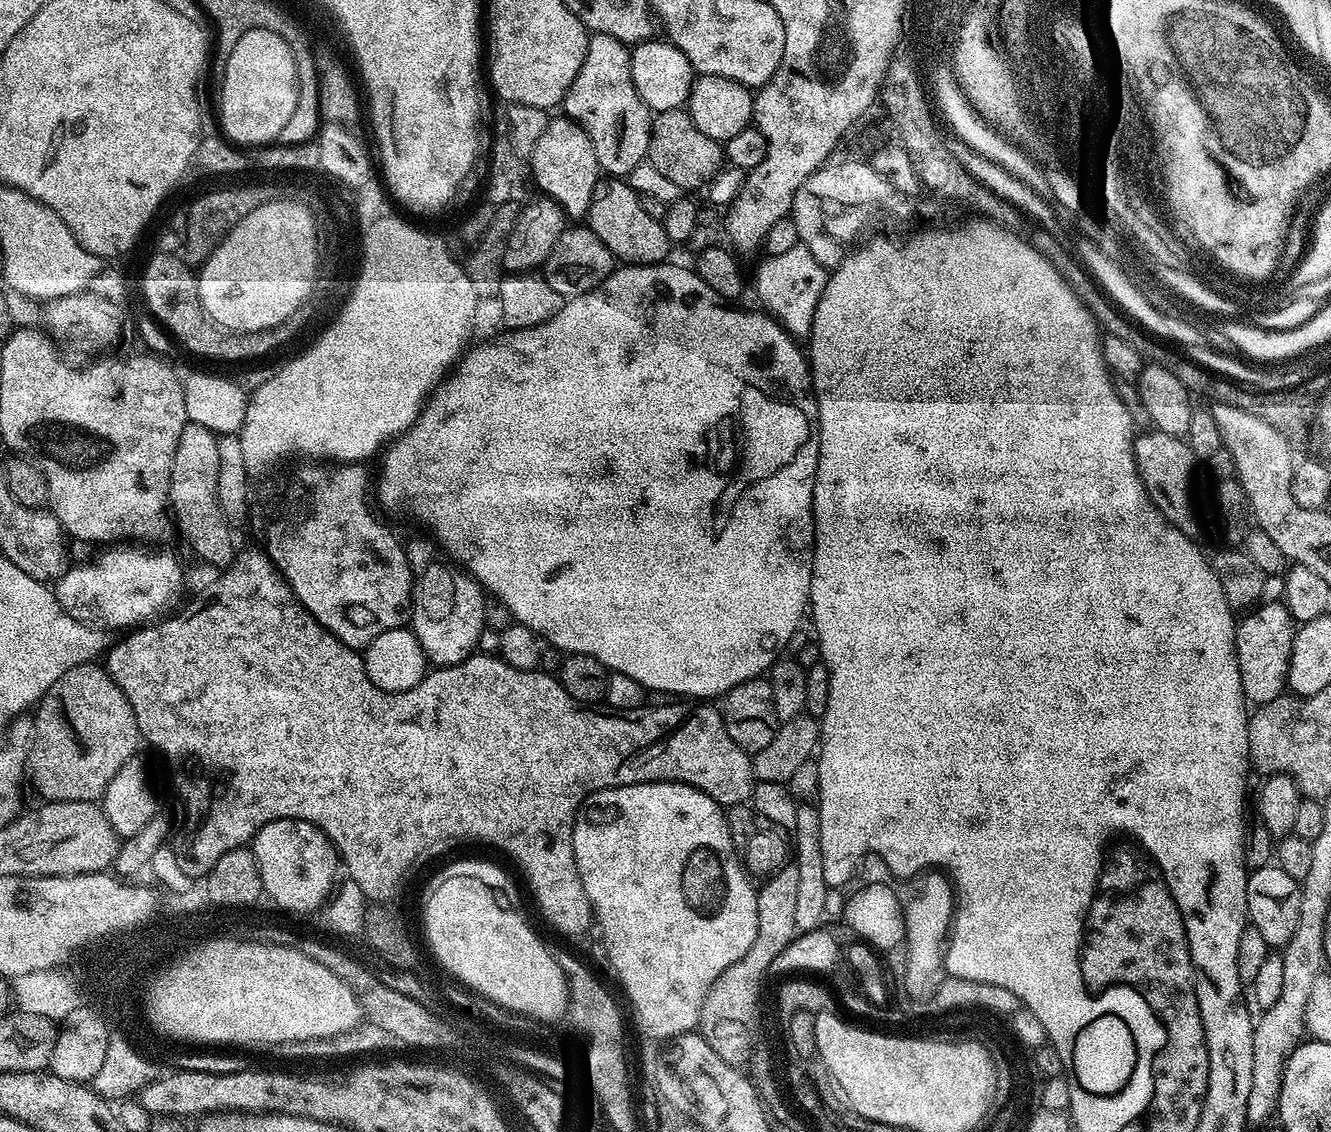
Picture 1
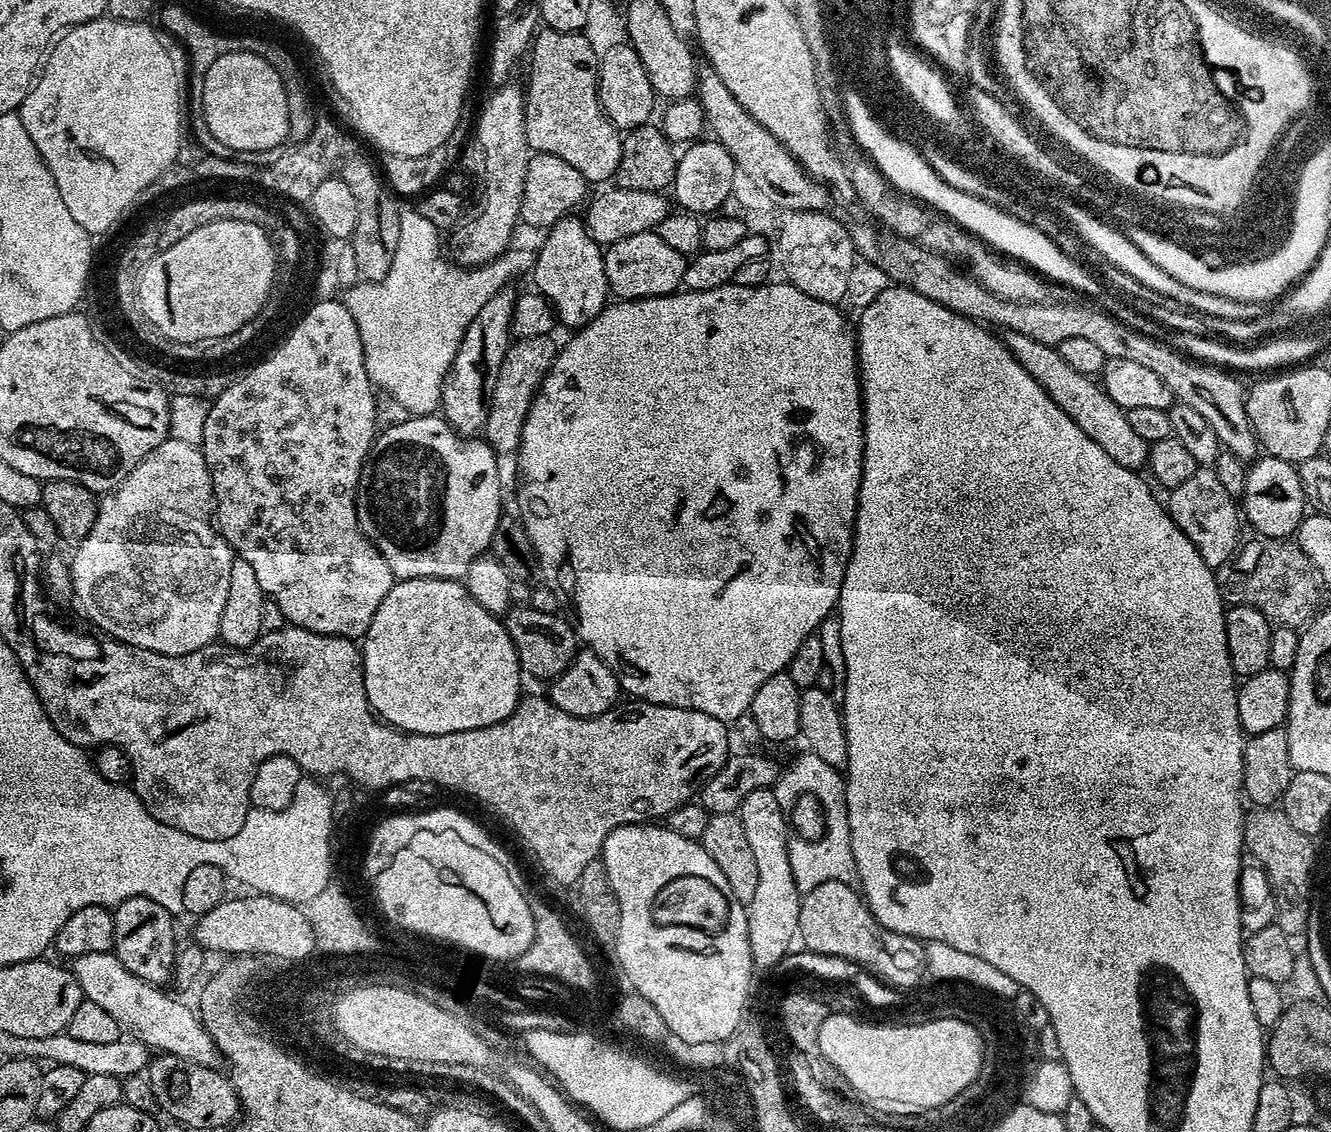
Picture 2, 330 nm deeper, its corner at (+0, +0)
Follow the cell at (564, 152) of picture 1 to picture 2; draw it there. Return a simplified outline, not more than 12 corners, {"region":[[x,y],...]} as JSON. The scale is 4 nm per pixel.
{"region":[[576,214],[547,229],[530,279],[568,330],[609,303],[601,245]]}

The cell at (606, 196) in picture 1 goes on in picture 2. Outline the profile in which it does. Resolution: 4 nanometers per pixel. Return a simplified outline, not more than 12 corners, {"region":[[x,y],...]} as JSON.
{"region":[[655,230],[607,245],[608,291],[668,296],[688,260]]}

